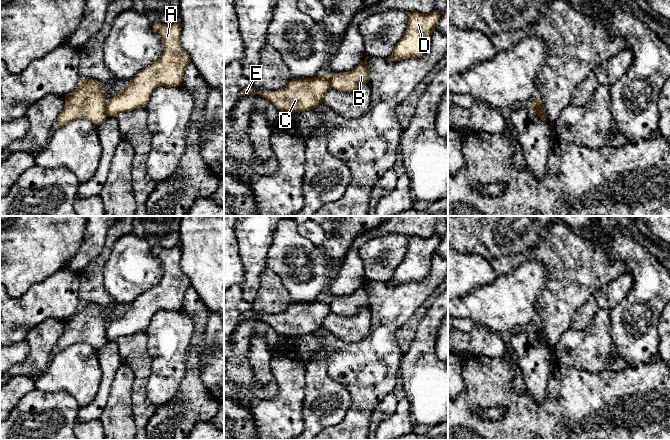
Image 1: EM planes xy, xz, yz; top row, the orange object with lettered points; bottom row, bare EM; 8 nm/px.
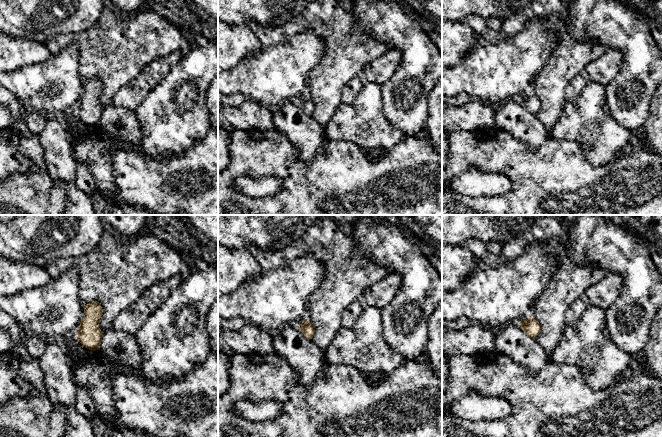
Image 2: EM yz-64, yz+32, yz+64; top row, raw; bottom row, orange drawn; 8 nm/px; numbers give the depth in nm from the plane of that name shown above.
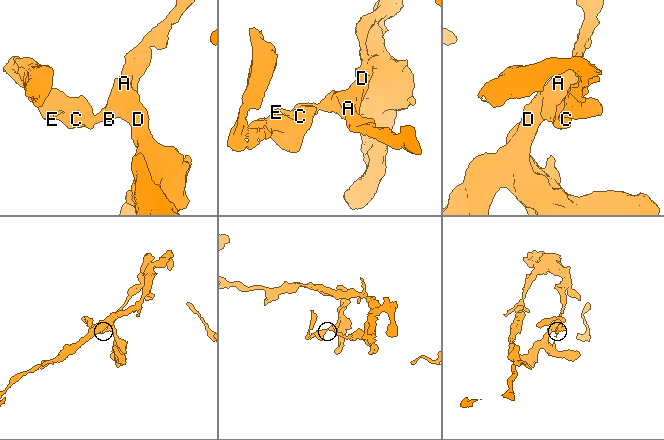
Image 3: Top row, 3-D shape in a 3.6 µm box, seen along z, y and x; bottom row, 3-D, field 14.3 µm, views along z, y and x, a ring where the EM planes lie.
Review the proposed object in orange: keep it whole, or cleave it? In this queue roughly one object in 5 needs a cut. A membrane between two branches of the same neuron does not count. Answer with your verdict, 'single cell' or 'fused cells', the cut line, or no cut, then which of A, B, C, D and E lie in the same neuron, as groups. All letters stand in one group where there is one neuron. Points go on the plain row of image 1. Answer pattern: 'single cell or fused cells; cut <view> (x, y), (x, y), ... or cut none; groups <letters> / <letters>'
fused cells; cut yz (535, 323), (540, 331), (539, 338); groups A B D / C E

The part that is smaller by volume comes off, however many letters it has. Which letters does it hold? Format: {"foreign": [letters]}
{"foreign": ["C", "E"]}

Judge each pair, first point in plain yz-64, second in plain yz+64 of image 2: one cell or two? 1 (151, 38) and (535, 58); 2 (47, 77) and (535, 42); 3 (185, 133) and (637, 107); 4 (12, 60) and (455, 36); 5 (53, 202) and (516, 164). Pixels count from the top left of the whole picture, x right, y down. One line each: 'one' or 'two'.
1: two
2: one
3: one
4: one
5: one

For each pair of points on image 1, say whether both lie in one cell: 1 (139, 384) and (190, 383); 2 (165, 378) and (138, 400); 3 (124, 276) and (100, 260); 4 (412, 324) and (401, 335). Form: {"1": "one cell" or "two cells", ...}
{"1": "two cells", "2": "two cells", "3": "two cells", "4": "one cell"}

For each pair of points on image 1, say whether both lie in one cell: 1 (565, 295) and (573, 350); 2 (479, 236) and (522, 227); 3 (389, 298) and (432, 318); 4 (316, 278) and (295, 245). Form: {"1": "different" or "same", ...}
{"1": "different", "2": "same", "3": "different", "4": "same"}

